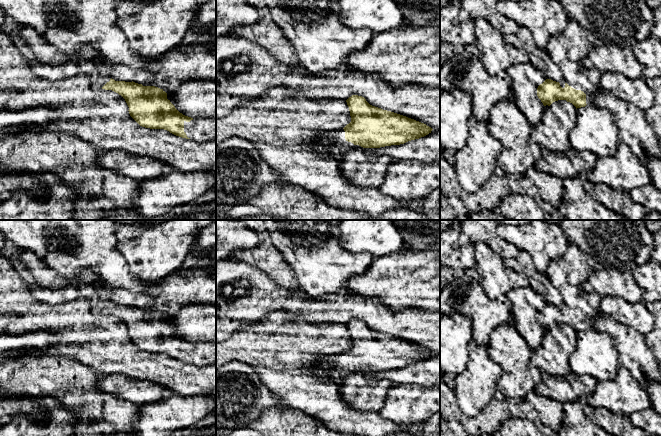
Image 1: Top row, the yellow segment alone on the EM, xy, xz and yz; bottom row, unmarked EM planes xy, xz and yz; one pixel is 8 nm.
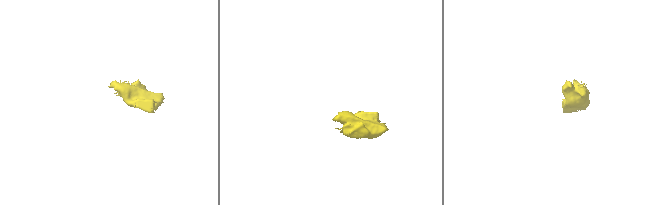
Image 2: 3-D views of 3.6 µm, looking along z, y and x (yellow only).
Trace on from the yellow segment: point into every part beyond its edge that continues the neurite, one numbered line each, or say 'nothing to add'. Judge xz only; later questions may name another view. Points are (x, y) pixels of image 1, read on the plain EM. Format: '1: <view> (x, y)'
1: xz (339, 366)

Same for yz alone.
1: yz (567, 274)

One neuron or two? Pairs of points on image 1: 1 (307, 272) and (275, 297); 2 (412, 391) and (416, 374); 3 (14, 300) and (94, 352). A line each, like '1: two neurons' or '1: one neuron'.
1: two neurons
2: two neurons
3: one neuron

